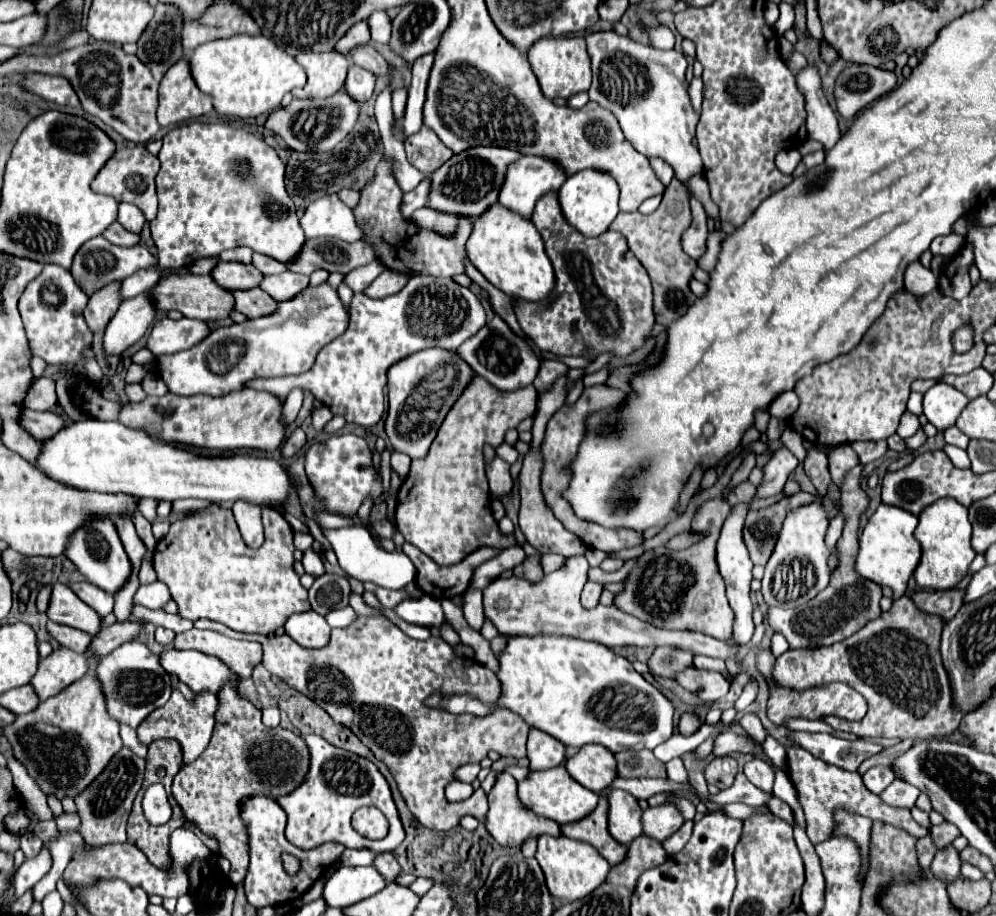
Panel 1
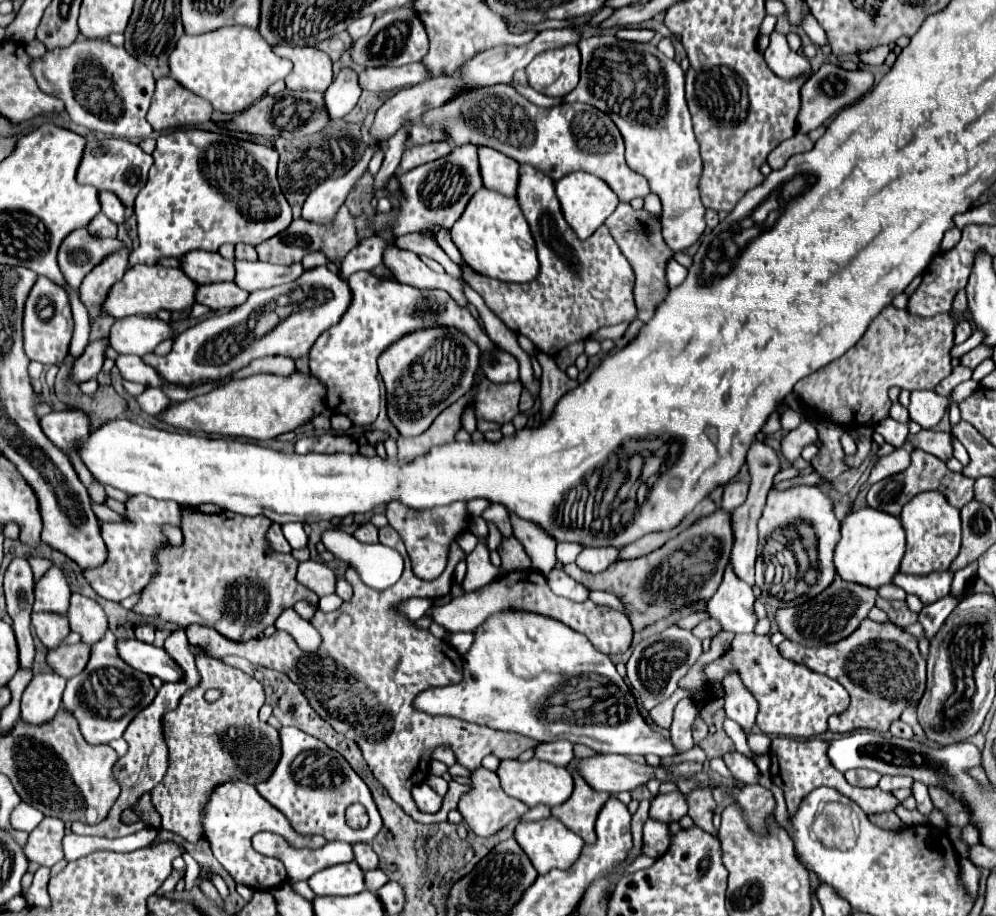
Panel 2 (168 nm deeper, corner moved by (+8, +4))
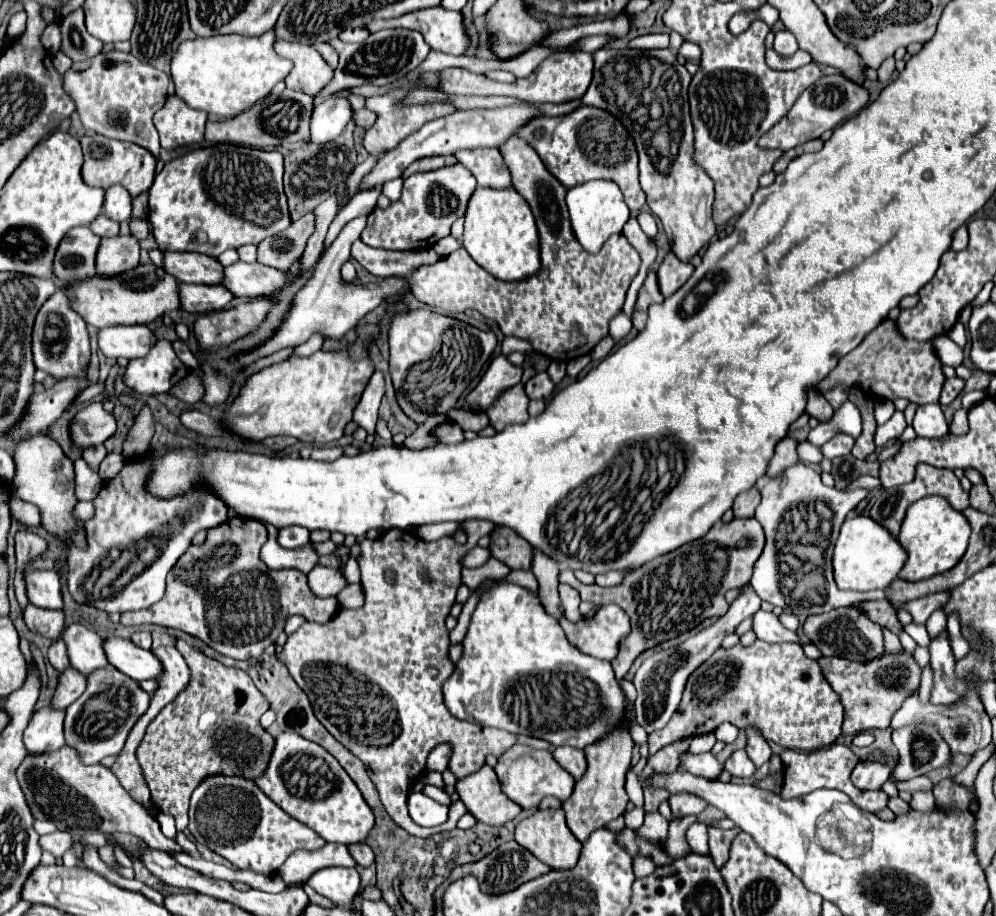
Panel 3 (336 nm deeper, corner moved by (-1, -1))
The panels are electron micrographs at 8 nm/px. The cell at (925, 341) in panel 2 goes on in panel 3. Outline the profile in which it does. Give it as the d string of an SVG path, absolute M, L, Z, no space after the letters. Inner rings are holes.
M883 320L853 352L841 358L841 364L825 380L817 384L819 392L827 392L845 384L847 388L859 388L871 400L897 400L907 398L915 404L939 402L945 374L943 364L935 352L931 340L919 342L901 336L895 320Z

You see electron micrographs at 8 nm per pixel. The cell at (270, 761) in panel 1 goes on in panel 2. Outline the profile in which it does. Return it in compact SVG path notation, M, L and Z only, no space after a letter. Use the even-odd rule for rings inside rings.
M196 655L196 669L200 673L198 687L192 687L180 699L176 711L168 711L162 717L170 763L164 779L150 791L152 805L162 817L162 827L188 841L202 837L200 811L210 789L230 779L248 781L250 785L266 781L280 757L278 731L262 723L256 711L256 701L264 701L264 687L244 671L206 655ZM212 687L222 689L222 697L216 703L204 699L206 689Z

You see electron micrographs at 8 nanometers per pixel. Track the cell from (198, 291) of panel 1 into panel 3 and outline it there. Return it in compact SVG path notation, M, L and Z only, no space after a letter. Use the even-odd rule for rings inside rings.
M141 264L115 278L93 276L91 280L85 280L81 284L69 284L69 298L81 318L97 328L151 324L167 312L181 310L179 282L155 264Z

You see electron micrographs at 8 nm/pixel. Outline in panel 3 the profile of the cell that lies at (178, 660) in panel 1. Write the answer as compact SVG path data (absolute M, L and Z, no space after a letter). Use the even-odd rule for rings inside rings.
M107 638L105 654L109 664L117 666L121 672L131 676L133 680L153 680L163 672L163 664L151 650L143 650L125 638Z

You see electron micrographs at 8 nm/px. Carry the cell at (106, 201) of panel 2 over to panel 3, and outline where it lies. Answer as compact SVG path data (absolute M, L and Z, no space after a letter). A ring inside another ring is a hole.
M113 186L107 188L105 192L105 204L103 204L103 214L115 222L125 222L131 218L131 196L129 192L125 192L125 188L121 186Z

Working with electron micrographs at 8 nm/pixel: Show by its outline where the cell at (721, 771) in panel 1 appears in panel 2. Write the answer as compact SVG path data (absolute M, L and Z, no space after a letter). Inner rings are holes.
M696 789L694 793L690 793L688 797L688 815L694 819L694 825L708 831L710 835L716 835L716 827L712 825L712 815L714 815L714 799L712 799L712 791L700 791Z

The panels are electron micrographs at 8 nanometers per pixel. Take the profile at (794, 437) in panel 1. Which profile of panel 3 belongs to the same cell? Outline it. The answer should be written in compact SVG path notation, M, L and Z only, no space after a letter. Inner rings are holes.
M837 432L837 434L821 448L823 458L833 460L833 458L837 458L837 456L845 456L845 454L851 452L853 444L855 444L855 440L851 440L851 436L847 436L847 434L843 434L843 432Z

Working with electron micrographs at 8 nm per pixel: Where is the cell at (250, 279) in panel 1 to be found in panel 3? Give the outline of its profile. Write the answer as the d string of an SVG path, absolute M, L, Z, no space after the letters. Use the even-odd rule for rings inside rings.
M165 252L165 266L179 282L185 284L221 284L223 266L217 258L205 254L185 254L185 252Z

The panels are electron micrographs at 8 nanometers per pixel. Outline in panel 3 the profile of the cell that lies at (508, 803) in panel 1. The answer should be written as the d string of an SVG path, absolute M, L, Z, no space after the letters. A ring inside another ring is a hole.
M483 766L479 772L465 776L455 788L467 810L489 826L505 826L523 810L501 792L497 774L491 766Z

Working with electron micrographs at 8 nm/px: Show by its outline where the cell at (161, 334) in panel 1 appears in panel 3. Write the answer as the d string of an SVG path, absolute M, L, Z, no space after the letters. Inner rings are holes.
M113 326L99 332L99 350L109 358L143 358L157 344L149 326Z

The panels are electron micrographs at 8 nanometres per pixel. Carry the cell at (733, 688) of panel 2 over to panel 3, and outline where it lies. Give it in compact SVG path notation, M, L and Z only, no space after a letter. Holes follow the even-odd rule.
M747 726L745 728L745 734L747 734L747 754L749 754L749 758L755 762L755 766L759 768L759 766L763 766L767 760L769 760L769 756L771 756L771 746L769 746L769 742L761 736L761 732L759 732L759 728L751 728L751 726Z

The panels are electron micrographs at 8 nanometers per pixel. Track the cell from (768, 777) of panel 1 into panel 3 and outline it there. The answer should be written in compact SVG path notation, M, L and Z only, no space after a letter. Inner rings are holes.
M737 750L727 758L725 770L735 778L751 778L755 772L755 764L749 760L745 750Z

